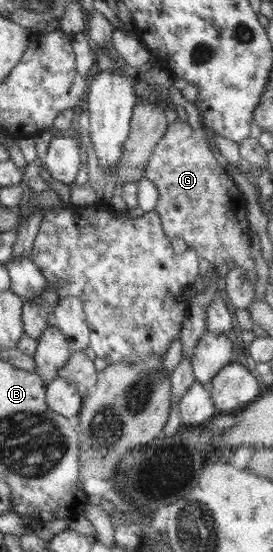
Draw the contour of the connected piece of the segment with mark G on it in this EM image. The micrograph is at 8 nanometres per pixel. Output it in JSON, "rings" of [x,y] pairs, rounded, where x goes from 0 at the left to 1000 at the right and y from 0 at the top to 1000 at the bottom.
{"rings":[[[659,216],[619,225],[597,248],[568,261],[527,321],[568,333],[582,357],[564,384],[590,399],[593,413],[619,433],[659,429],[685,447],[711,451],[729,466],[751,467],[773,487],[824,480],[883,486],[901,504],[923,513],[941,511],[941,493],[912,460],[916,404],[905,397],[901,364],[864,328],[828,312],[813,295],[791,286],[769,264],[766,245],[744,234],[707,234]]]}

